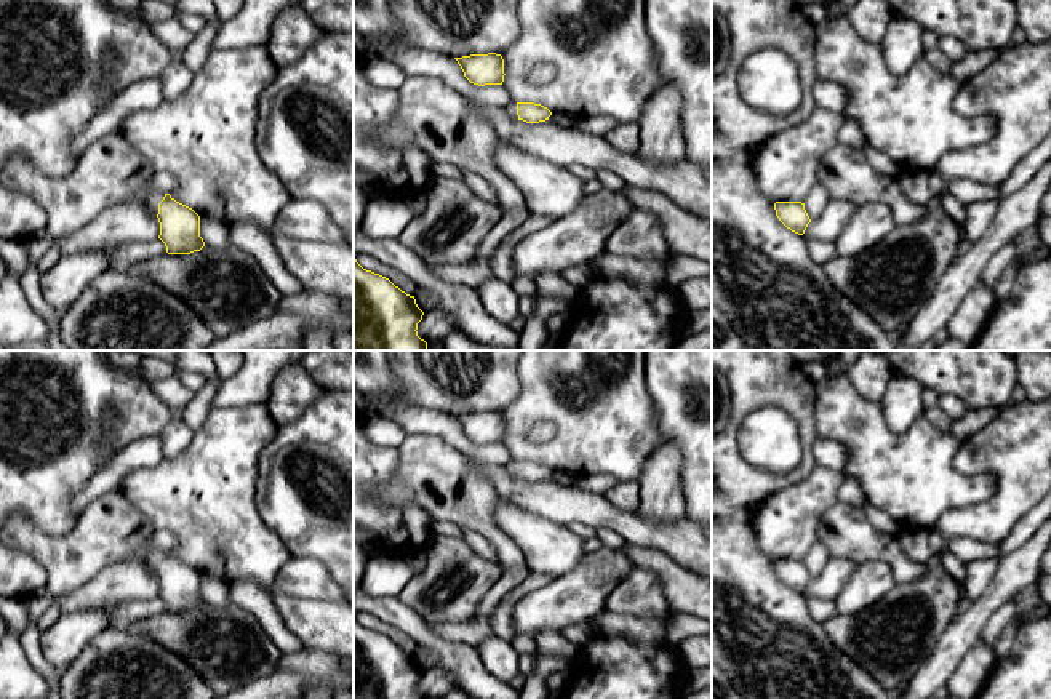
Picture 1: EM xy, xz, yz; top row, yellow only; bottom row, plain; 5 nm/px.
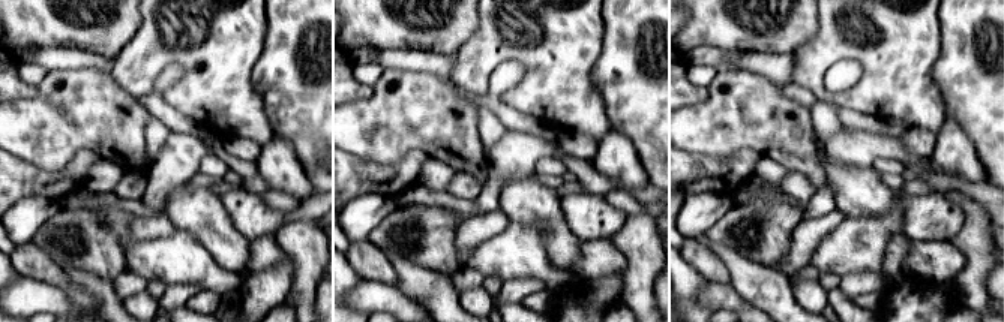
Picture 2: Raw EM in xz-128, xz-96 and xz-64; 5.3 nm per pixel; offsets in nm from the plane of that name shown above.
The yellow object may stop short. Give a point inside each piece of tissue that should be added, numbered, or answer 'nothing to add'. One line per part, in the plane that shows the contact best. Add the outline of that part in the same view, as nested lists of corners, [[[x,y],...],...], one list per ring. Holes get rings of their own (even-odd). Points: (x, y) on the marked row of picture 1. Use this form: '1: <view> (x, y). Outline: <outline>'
1: xy (155, 197). Outline: [[[155,189],[149,194],[149,205],[150,208],[155,211],[155,214],[158,214],[158,203],[163,200],[163,197],[170,194],[163,189]]]

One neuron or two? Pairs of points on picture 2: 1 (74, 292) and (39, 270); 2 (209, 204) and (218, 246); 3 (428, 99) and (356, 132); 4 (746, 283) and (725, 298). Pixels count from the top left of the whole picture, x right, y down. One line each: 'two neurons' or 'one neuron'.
1: one neuron
2: one neuron
3: one neuron
4: two neurons

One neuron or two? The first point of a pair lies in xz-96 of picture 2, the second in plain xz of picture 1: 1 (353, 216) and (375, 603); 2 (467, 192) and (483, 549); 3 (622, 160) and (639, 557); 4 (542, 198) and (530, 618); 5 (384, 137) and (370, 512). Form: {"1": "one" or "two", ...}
{"1": "two", "2": "one", "3": "two", "4": "two", "5": "two"}

